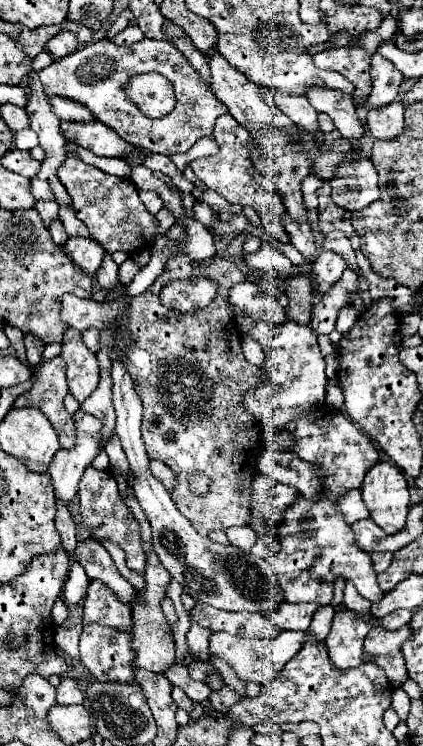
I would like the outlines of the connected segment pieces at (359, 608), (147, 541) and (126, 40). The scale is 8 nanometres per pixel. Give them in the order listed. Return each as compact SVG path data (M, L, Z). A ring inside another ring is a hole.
M351 581L345 583L345 599L343 599L343 603L355 613L369 613L369 609L371 609L371 601L361 597L357 593L357 589L351 585Z
M113 471L115 475L115 481L117 481L117 487L119 487L119 495L123 497L125 505L129 507L129 511L133 513L133 517L137 519L137 523L141 525L141 539L143 539L143 549L145 549L145 555L147 555L147 567L145 567L145 579L147 579L147 585L145 585L145 591L139 593L139 605L133 605L133 653L135 653L135 665L137 667L143 667L143 669L151 669L151 671L159 671L161 669L167 669L167 665L171 665L175 661L175 641L173 641L173 635L171 635L171 629L167 627L167 619L161 611L161 601L165 599L165 593L167 597L173 601L175 605L175 613L177 613L177 621L175 621L175 627L179 625L191 625L191 619L189 619L189 613L185 611L185 607L181 605L181 593L183 593L183 587L173 579L171 581L171 575L169 571L161 565L159 557L153 553L153 547L151 547L151 525L145 517L145 513L139 509L139 503L135 501L135 497L131 493L127 493L127 487L129 487L129 475L119 475L117 471Z
M127 27L127 29L123 29L121 33L117 33L111 41L117 43L117 45L131 45L131 43L135 43L135 41L141 41L143 37L145 37L145 35L141 33L139 27Z

